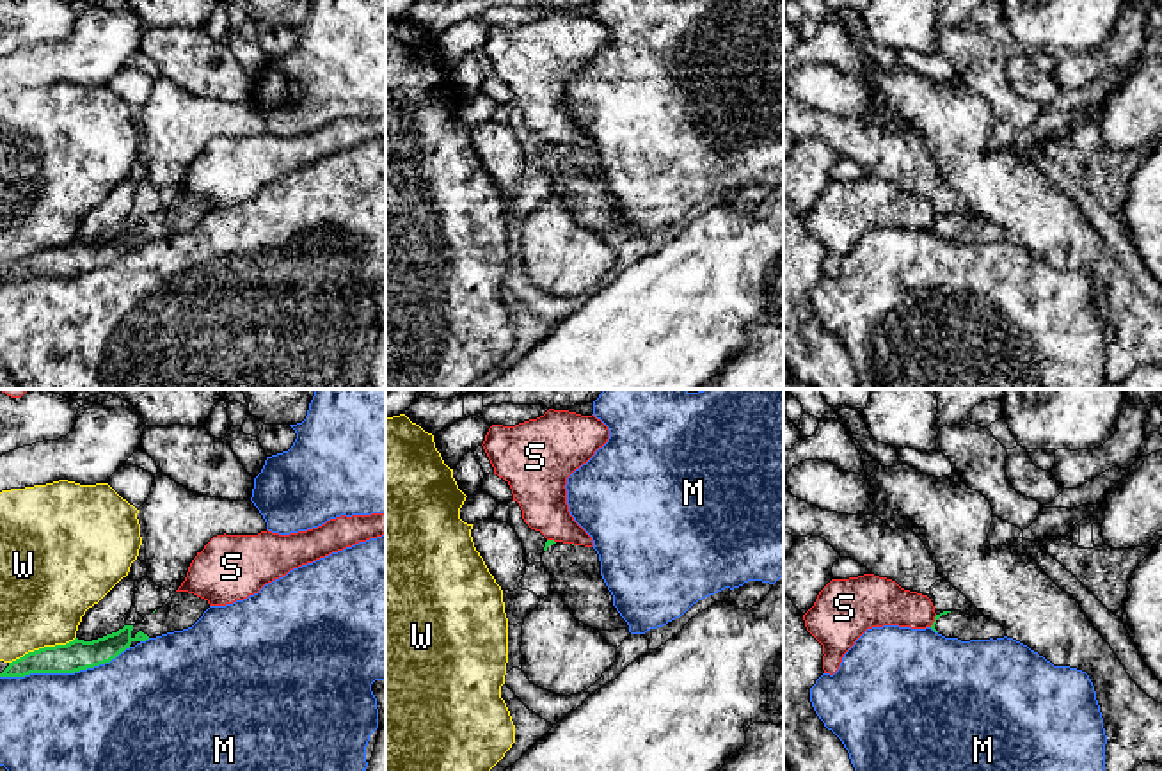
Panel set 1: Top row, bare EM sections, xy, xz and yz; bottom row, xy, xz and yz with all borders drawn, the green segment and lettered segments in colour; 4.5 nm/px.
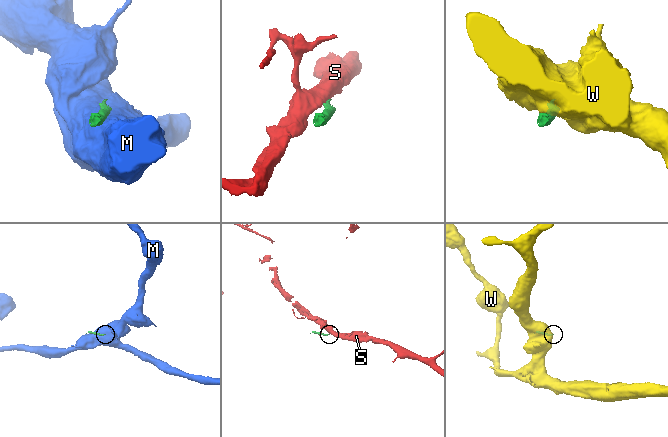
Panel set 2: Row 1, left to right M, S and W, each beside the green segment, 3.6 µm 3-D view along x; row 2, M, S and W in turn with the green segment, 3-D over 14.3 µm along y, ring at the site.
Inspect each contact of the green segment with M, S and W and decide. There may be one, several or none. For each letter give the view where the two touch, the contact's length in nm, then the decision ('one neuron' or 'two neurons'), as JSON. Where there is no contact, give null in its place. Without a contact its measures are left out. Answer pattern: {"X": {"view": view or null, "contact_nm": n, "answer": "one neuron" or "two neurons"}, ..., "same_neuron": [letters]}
{"M": {"view": "xy", "contact_nm": 600, "answer": "two neurons"}, "S": {"view": "yz", "contact_nm": 70, "answer": "two neurons"}, "W": {"view": "xy", "contact_nm": 320, "answer": "two neurons"}, "same_neuron": []}

